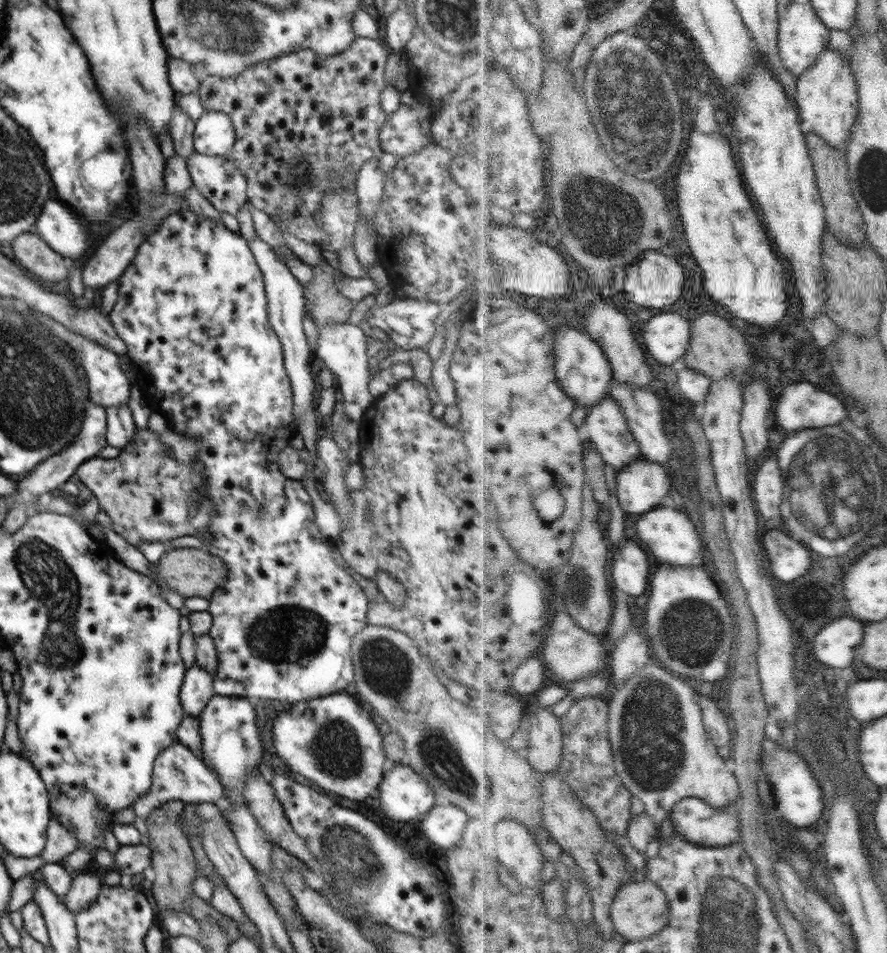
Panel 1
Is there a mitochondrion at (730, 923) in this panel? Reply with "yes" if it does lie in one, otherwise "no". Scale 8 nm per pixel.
yes

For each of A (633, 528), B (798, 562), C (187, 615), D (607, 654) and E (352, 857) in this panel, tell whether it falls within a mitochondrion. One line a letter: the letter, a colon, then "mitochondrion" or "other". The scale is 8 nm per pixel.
A: other
B: other
C: other
D: other
E: mitochondrion

